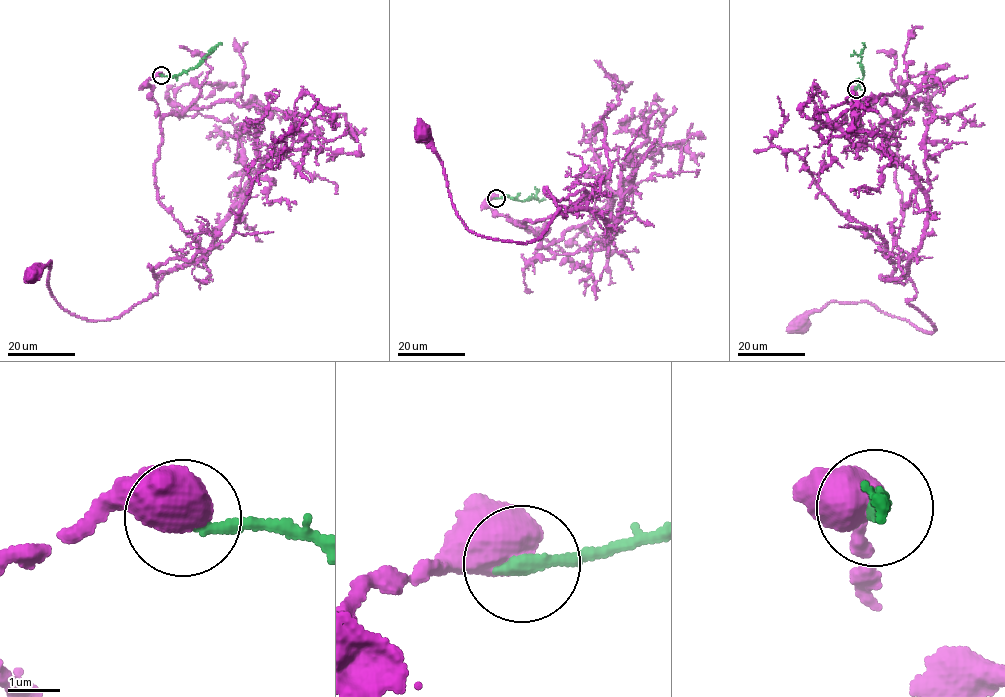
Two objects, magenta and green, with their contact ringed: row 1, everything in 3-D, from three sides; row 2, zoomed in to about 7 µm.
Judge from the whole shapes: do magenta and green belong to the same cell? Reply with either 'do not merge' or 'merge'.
do not merge

